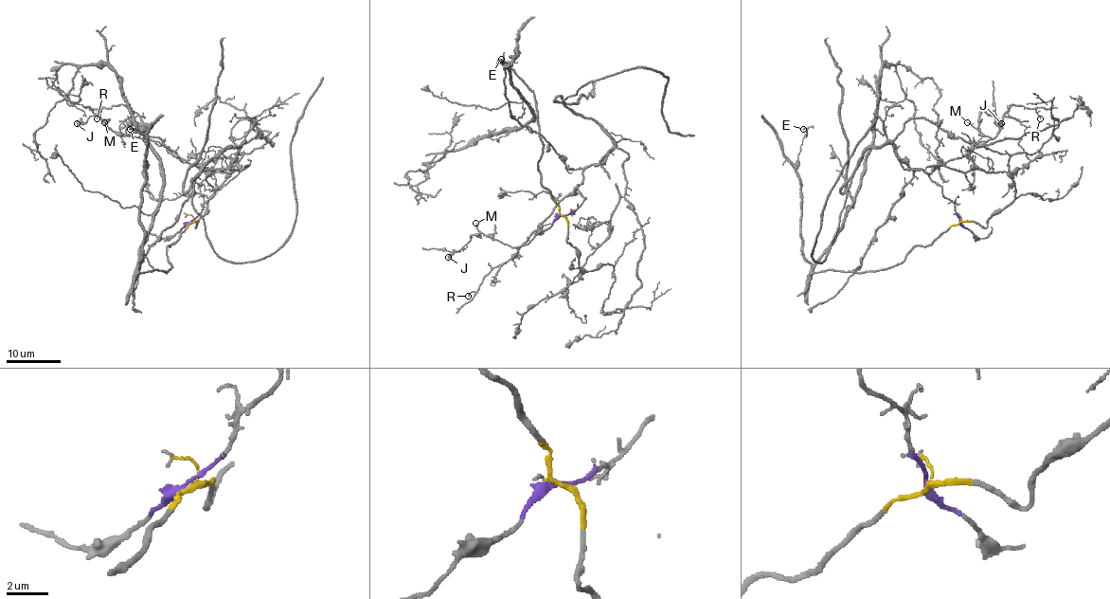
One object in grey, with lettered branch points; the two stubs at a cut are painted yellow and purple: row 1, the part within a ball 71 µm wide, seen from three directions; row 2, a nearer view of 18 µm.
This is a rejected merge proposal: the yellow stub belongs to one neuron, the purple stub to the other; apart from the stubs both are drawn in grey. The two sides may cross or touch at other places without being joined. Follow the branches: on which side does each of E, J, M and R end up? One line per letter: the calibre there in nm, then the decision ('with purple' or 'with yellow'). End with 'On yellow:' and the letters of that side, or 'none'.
E: calibre 140 nm; with yellow
J: calibre 500 nm; with purple
M: calibre 100 nm; with purple
R: calibre 90 nm; with purple
On yellow: E

